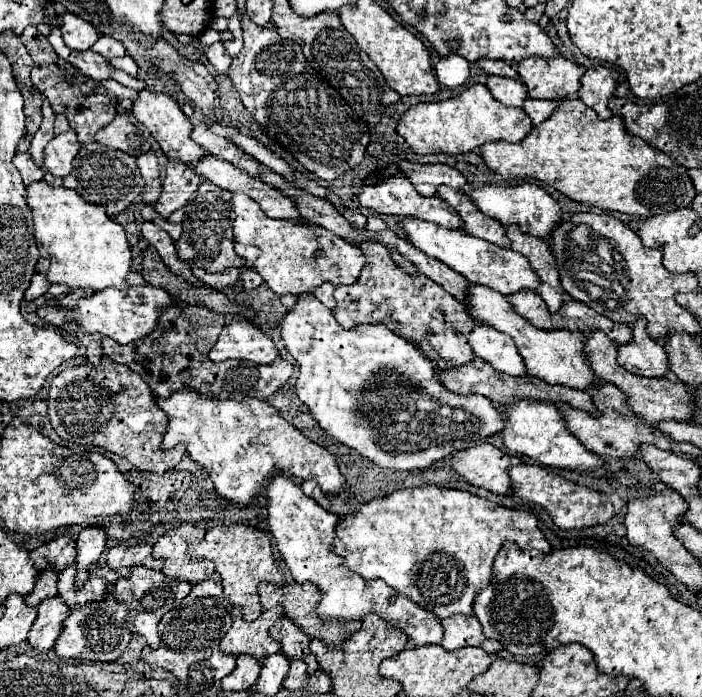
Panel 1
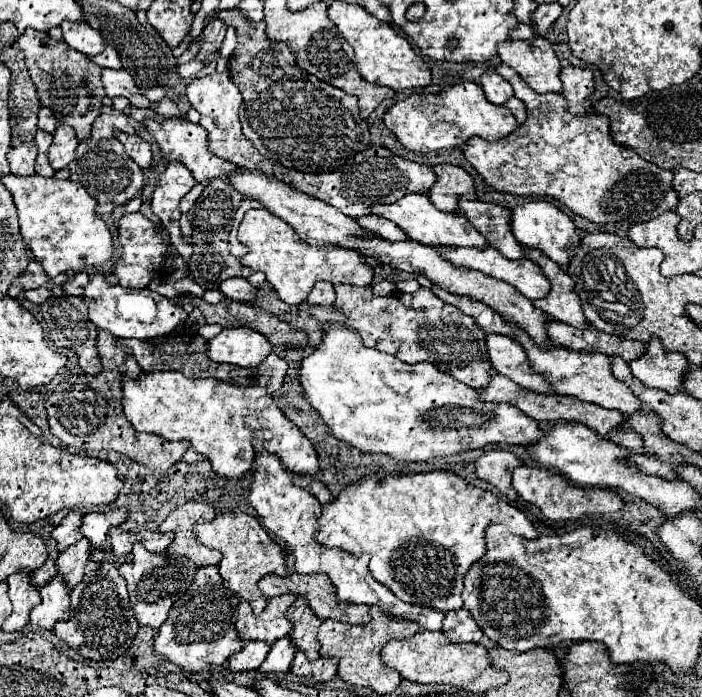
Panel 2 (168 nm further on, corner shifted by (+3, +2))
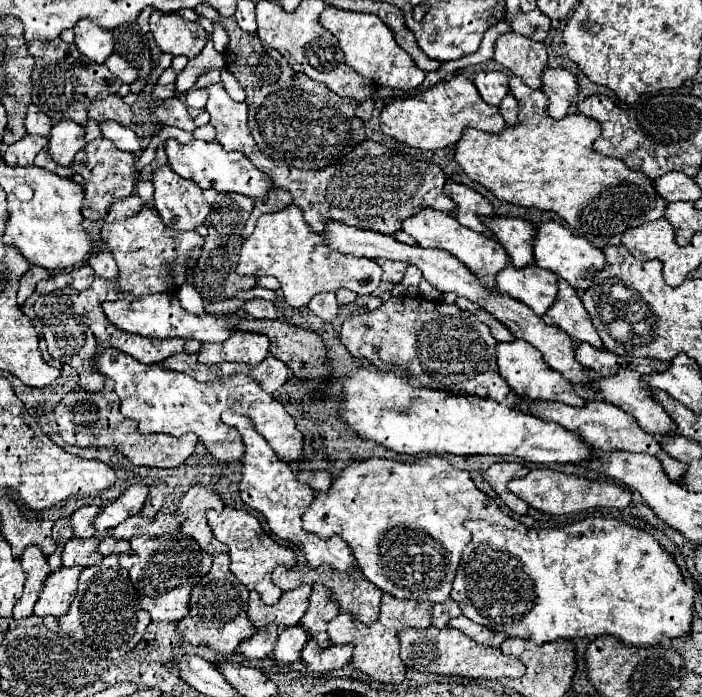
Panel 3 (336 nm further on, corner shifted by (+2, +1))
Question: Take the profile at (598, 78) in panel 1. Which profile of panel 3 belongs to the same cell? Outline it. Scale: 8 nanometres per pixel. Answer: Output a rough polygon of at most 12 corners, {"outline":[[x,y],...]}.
{"outline":[[545,69],[549,117],[563,119],[579,91],[565,69]]}

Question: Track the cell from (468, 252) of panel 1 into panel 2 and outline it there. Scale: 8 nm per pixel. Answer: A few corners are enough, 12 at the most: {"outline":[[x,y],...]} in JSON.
{"outline":[[438,246],[452,266],[512,284],[528,300],[550,282],[528,258],[508,260],[496,248]]}

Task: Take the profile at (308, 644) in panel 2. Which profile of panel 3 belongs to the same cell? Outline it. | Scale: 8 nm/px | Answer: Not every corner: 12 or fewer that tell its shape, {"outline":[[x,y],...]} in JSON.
{"outline":[[313,585],[309,609],[301,619],[319,647],[331,645],[327,623],[339,615],[331,591]]}

